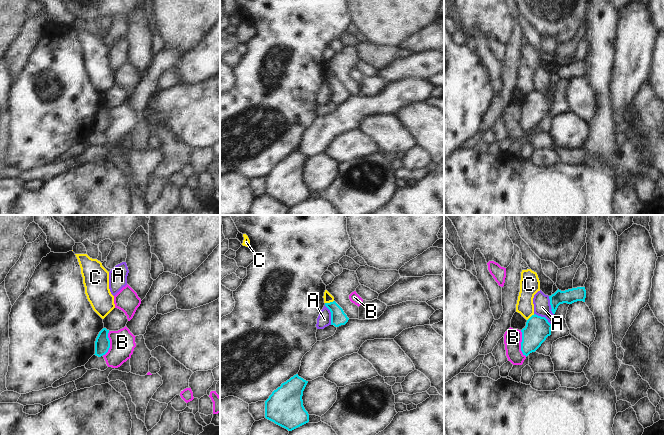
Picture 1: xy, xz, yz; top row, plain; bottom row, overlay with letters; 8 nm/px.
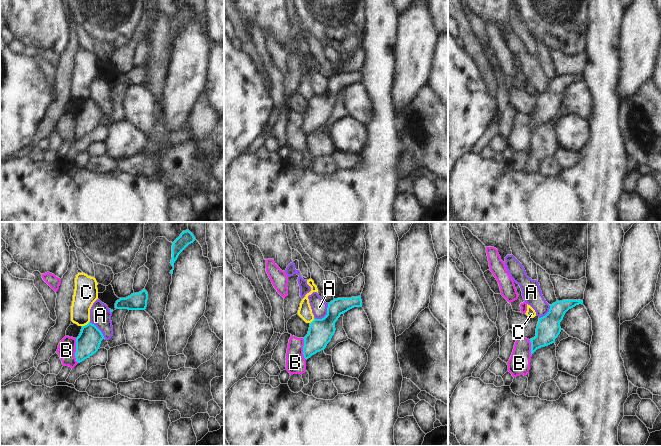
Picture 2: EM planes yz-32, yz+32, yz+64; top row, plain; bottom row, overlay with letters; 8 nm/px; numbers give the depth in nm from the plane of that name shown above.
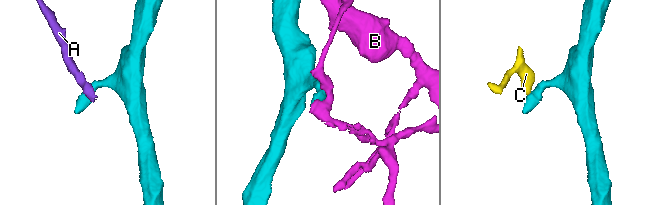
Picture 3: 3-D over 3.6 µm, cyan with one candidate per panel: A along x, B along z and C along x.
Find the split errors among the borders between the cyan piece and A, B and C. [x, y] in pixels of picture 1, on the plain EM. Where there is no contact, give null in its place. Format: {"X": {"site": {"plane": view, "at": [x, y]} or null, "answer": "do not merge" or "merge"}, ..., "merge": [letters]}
{"A": {"site": {"plane": "yz", "at": [545, 94]}, "answer": "do not merge"}, "B": {"site": {"plane": "yz", "at": [521, 119]}, "answer": "do not merge"}, "C": {"site": {"plane": "xz", "at": [330, 78]}, "answer": "do not merge"}, "merge": []}

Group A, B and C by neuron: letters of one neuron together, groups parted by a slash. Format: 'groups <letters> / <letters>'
groups A / B / C

